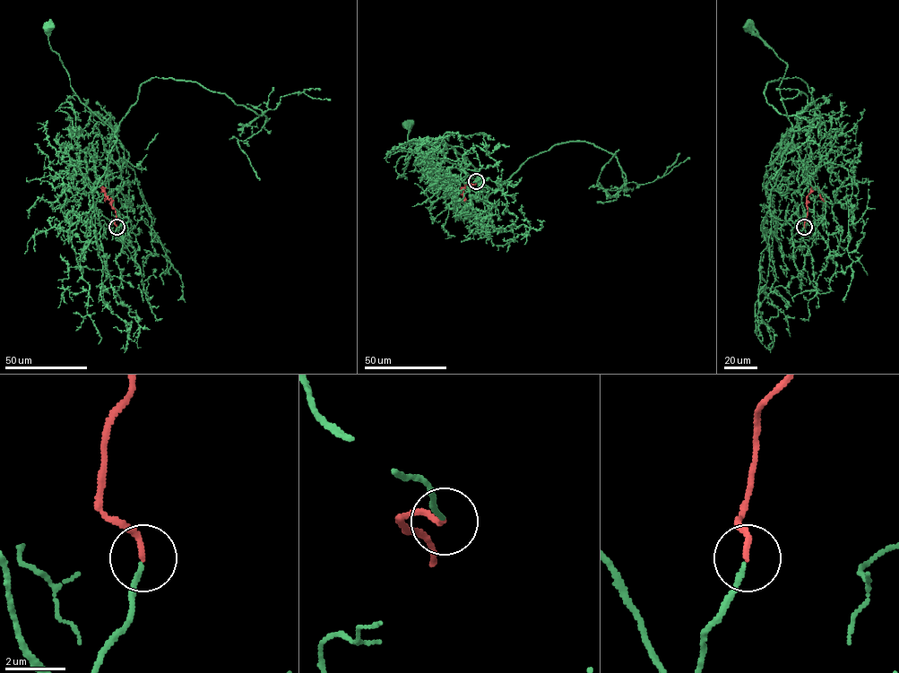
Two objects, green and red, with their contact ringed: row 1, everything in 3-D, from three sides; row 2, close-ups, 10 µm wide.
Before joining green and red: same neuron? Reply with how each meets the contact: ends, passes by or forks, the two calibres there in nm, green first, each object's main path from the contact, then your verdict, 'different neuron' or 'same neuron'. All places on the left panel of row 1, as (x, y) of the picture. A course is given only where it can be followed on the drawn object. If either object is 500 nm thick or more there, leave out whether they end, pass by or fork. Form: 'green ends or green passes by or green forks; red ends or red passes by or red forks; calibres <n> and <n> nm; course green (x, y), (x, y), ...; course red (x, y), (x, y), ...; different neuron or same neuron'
green ends; red ends; calibres 150 and 190 nm; course green (116, 227), (113, 235), (96, 218), (92, 191), (116, 138), (71, 86), (60, 56), (51, 48), (47, 25); course red (116, 227), (115, 210), (104, 189), (105, 202); same neuron

